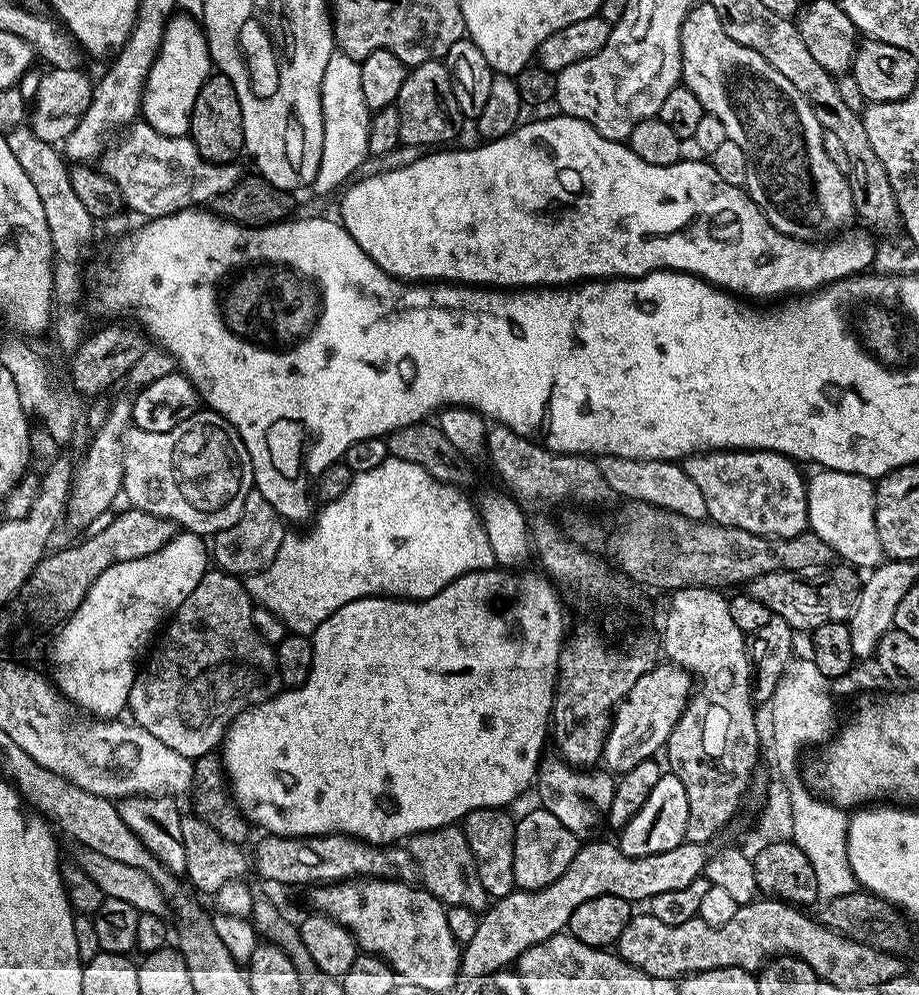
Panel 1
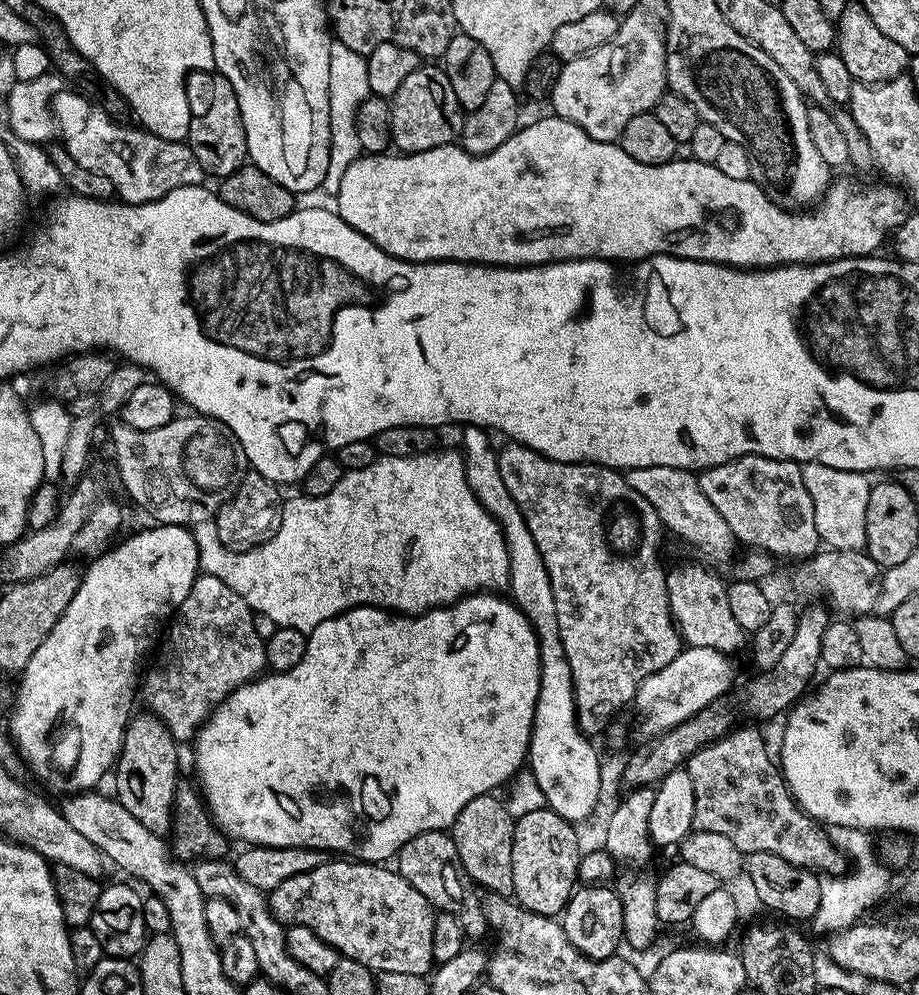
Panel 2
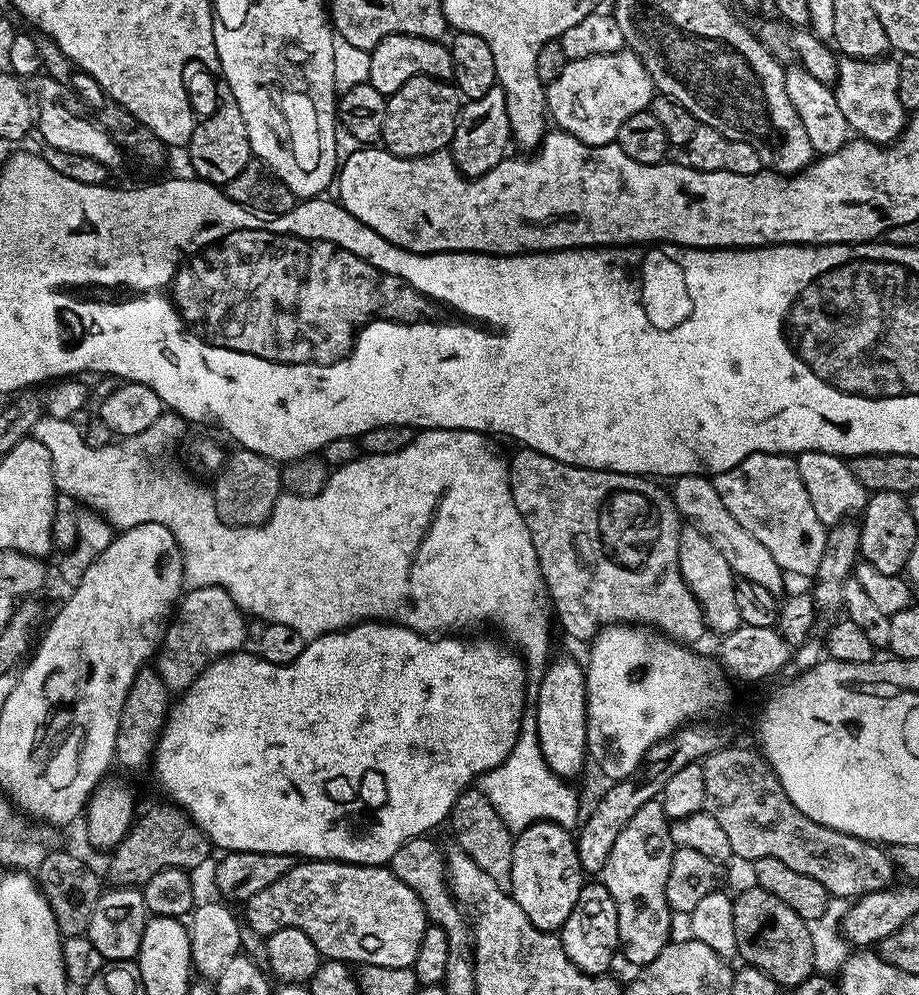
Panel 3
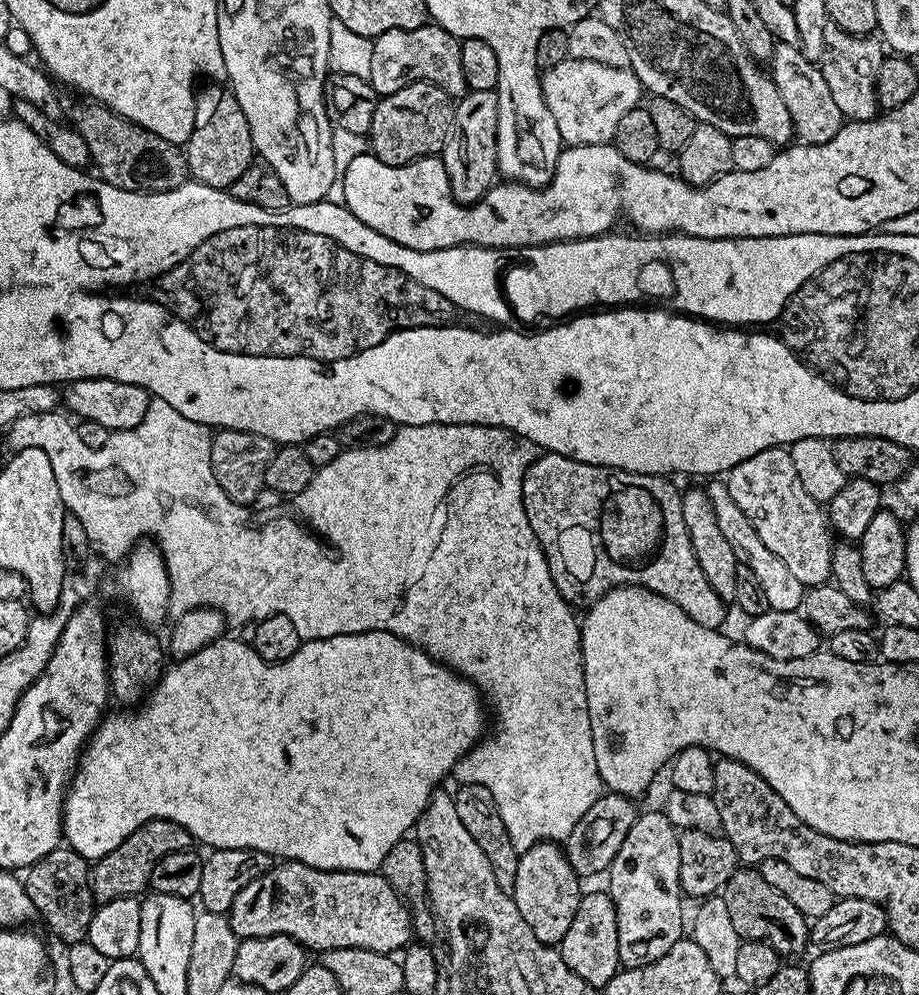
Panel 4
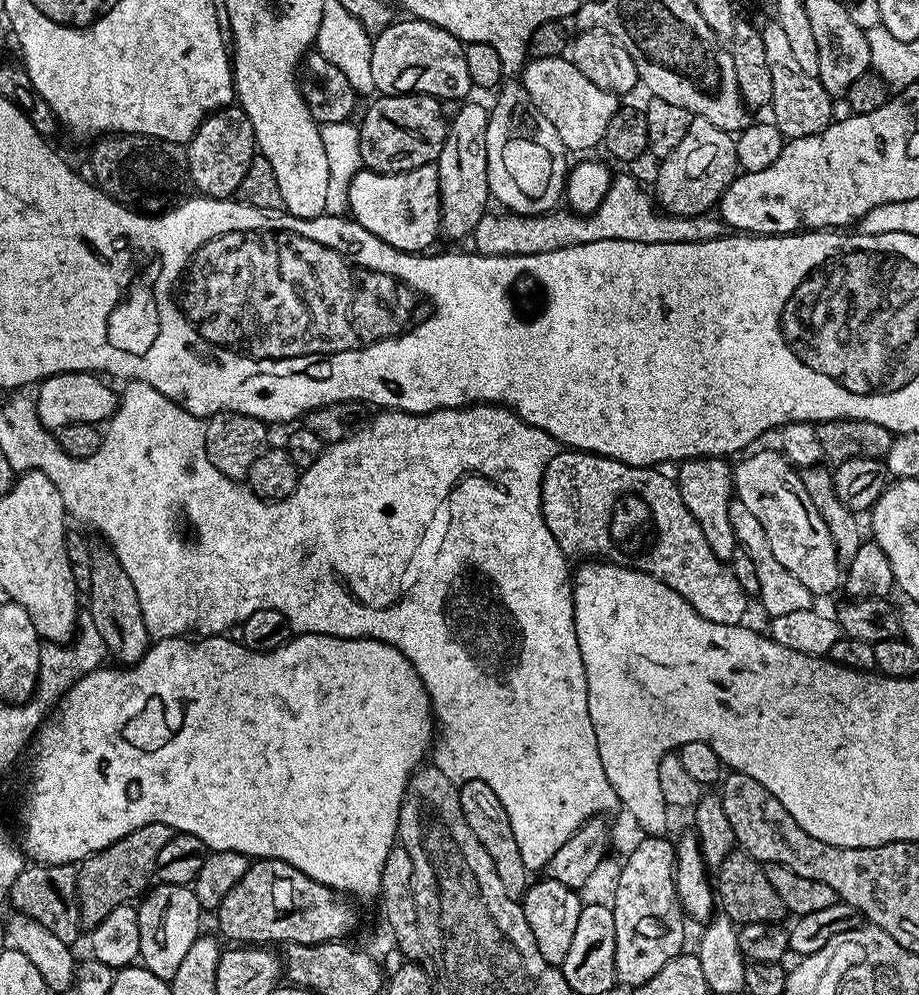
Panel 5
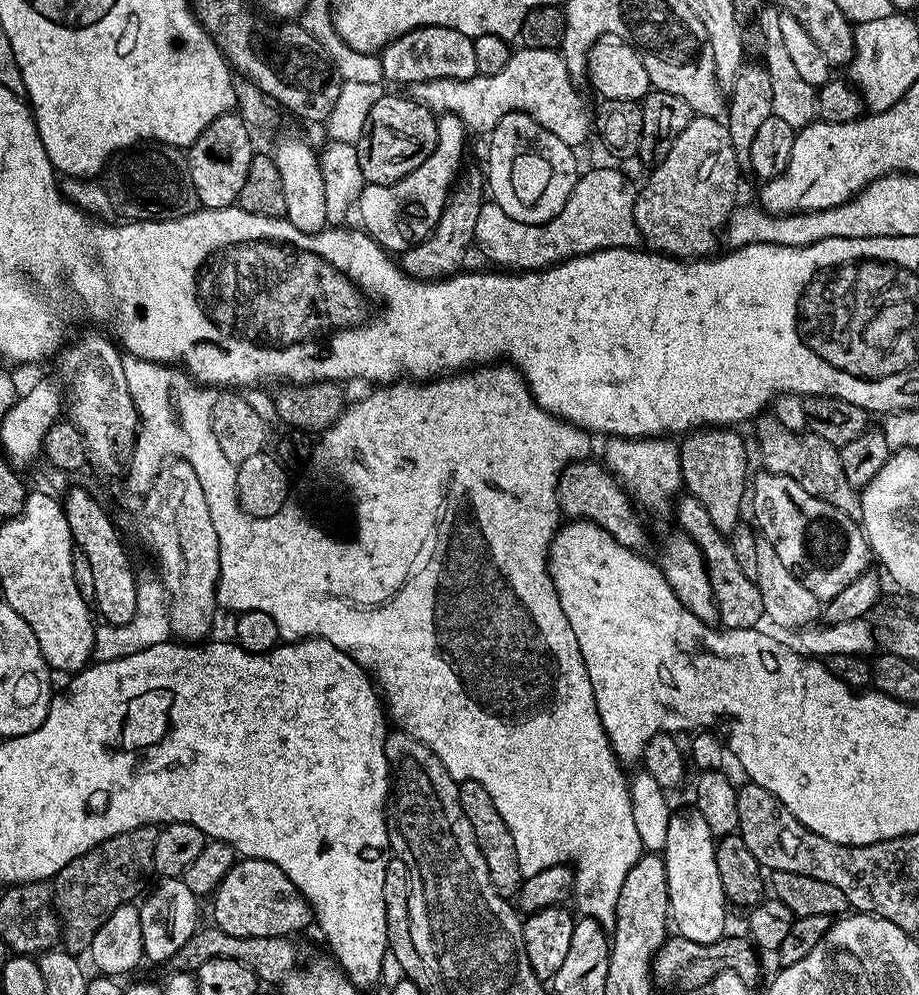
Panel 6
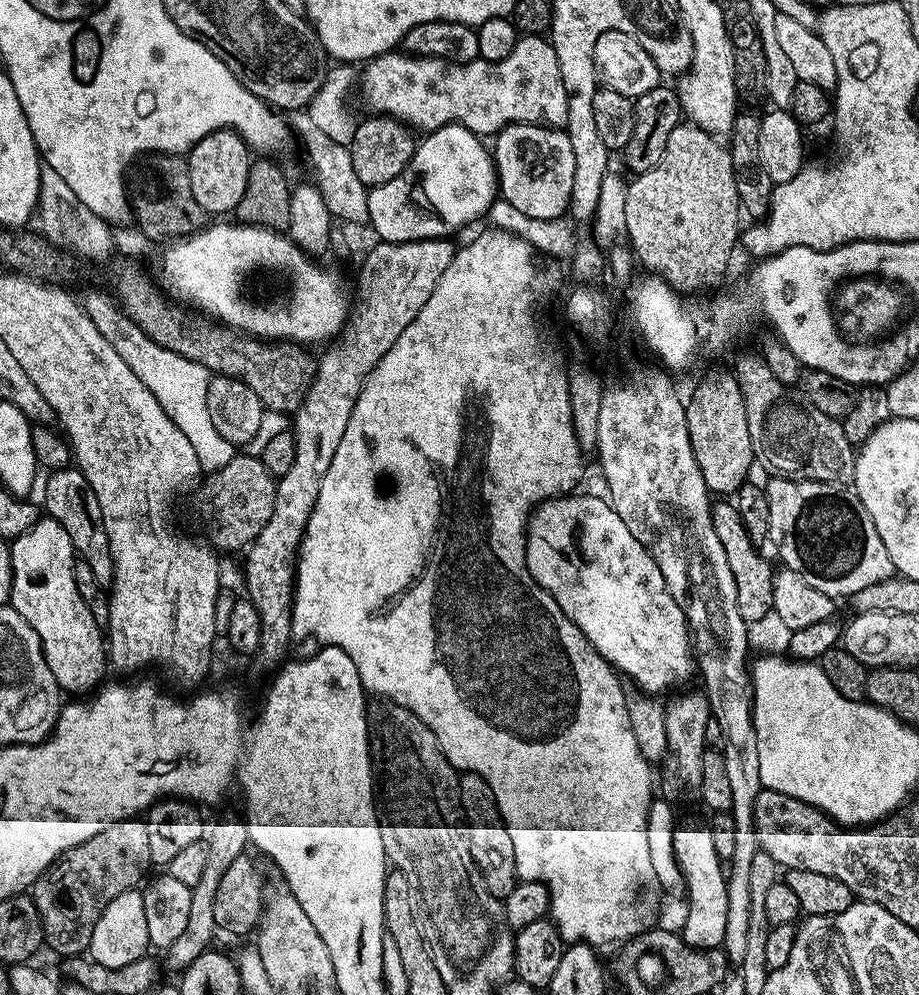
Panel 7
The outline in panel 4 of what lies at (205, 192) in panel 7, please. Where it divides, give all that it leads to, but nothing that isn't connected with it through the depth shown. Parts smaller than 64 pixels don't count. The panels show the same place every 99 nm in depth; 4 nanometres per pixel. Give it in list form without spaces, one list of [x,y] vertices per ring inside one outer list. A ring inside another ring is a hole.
[[[231,94],[217,98],[212,113],[205,120],[203,117],[190,134],[186,155],[188,170],[195,183],[228,190],[234,182],[238,182],[242,170],[246,170],[246,166],[250,166],[254,158],[250,122],[246,122],[246,114],[242,114],[242,106],[238,106],[238,98],[234,98]]]

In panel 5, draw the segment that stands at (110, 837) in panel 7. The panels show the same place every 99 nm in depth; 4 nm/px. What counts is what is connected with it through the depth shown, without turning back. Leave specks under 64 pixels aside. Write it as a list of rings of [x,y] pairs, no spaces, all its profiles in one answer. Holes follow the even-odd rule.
[[[147,824],[83,861],[76,874],[81,925],[98,925],[110,910],[139,901],[149,891],[156,875],[158,854],[173,834],[174,830],[165,824]]]

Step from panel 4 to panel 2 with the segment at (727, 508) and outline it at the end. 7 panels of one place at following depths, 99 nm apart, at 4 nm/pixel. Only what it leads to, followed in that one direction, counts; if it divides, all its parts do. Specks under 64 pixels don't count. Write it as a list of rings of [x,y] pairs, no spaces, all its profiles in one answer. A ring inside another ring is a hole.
[[[642,466],[627,469],[626,475],[630,486],[634,486],[634,490],[638,490],[638,494],[642,494],[642,498],[646,498],[654,510],[658,510],[660,521],[671,535],[673,532],[674,535],[681,536],[686,543],[701,548],[708,556],[731,557],[737,551],[736,536],[730,526],[726,526],[726,518],[718,514],[710,498],[702,494],[697,473],[670,466]]]

